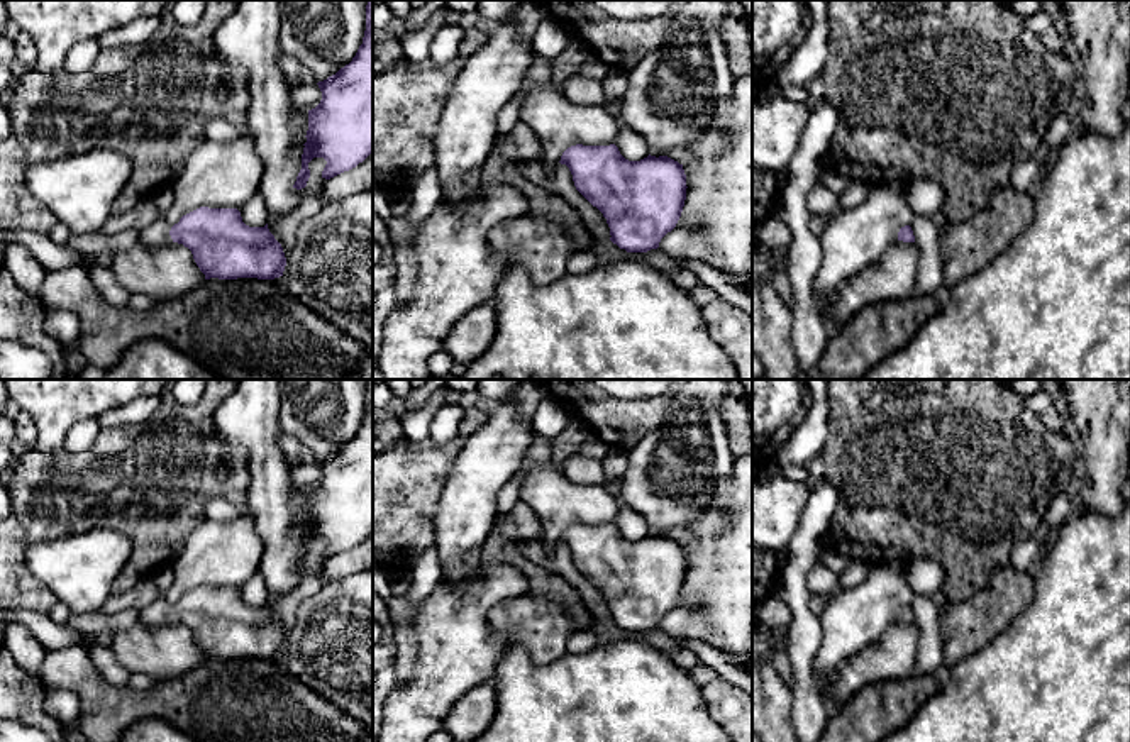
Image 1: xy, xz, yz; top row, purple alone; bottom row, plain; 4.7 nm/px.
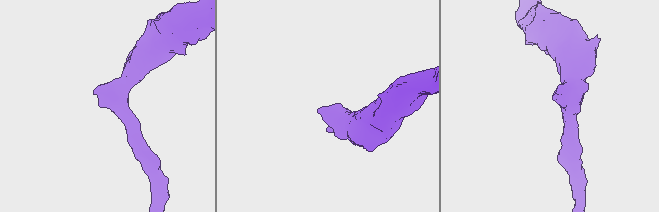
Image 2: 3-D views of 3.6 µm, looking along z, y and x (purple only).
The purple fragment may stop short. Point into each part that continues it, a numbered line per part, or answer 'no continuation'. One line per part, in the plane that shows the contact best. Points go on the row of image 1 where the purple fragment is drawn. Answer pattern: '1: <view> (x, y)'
1: xy (156, 234)

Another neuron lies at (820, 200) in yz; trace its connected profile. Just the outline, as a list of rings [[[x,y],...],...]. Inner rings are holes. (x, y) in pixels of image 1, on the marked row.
[[[817,181],[806,197],[806,207],[811,215],[834,217],[840,212],[840,200],[828,186]]]

